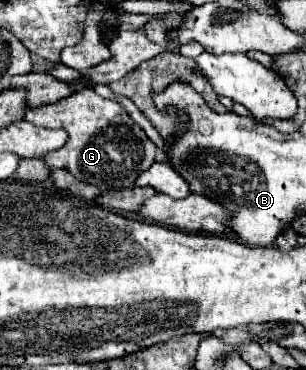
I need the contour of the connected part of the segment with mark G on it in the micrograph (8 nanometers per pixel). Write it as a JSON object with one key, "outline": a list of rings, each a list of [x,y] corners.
{"outline":[[[92,88],[76,90],[70,98],[64,98],[56,104],[32,108],[24,116],[24,120],[42,128],[64,128],[68,132],[68,142],[64,144],[64,148],[46,154],[46,164],[50,168],[68,170],[80,180],[86,180],[94,186],[102,186],[102,190],[136,186],[138,174],[148,170],[156,162],[156,144],[146,136],[142,128],[134,124],[126,108],[114,100],[100,98]]]}

